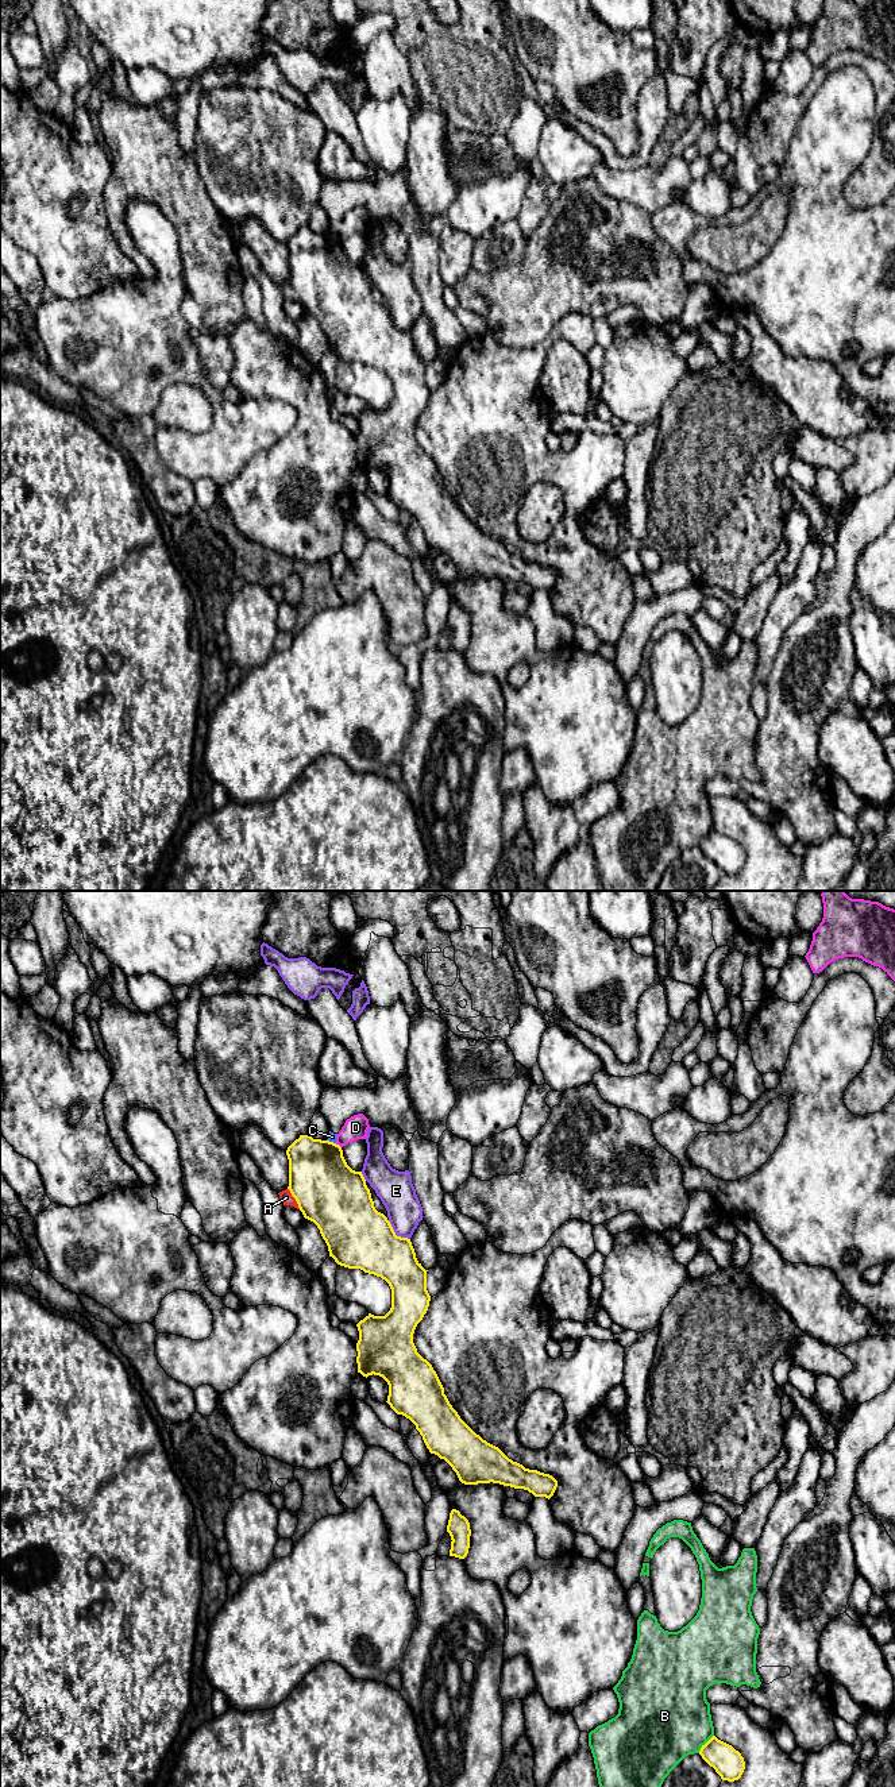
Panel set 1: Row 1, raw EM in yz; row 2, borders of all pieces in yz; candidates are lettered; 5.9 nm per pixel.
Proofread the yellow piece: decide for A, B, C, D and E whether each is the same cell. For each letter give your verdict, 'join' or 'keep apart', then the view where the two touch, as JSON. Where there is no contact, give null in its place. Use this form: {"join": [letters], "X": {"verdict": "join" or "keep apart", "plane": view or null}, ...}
{"join": [], "A": {"verdict": "keep apart", "plane": "yz"}, "B": {"verdict": "keep apart", "plane": "yz"}, "C": {"verdict": "keep apart", "plane": "yz"}, "D": {"verdict": "keep apart", "plane": "yz"}, "E": {"verdict": "keep apart", "plane": "yz"}}

